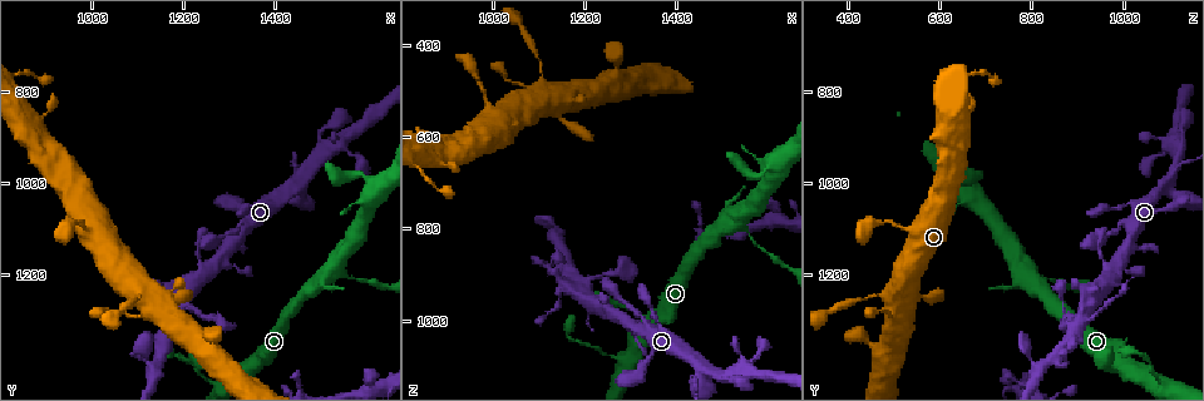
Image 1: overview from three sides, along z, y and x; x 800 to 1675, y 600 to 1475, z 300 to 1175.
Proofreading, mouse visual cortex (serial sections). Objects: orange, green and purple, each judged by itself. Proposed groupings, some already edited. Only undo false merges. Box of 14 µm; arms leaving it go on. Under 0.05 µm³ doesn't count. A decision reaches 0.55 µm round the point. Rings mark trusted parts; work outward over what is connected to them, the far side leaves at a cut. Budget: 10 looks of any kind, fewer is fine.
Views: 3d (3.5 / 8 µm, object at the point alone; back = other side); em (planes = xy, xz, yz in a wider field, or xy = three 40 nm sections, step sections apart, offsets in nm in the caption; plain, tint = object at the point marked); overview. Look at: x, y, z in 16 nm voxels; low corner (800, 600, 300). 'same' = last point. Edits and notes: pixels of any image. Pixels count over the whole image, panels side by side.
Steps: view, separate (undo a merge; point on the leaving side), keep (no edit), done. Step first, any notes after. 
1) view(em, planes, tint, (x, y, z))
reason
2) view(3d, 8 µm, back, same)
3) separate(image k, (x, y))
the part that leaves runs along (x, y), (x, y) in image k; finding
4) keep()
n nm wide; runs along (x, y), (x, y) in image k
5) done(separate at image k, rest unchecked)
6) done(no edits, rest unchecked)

view(3d, 3.5 µm, (1320, 1050, 1100))
calibre changes

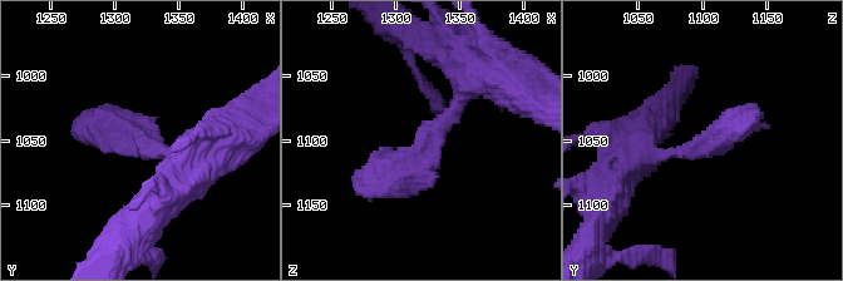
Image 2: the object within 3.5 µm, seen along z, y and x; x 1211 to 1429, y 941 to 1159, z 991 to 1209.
view(em, xy, step 5, tint, (1322, 1056, 1102))

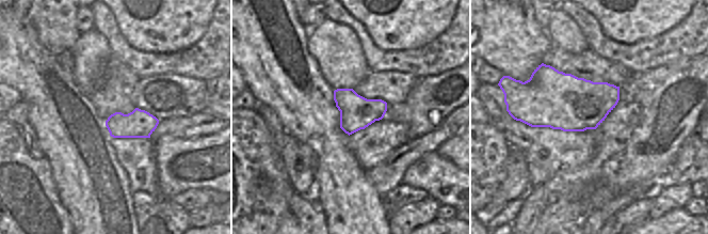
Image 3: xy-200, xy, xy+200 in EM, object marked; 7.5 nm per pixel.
view(em, xy, step 3, tint, same)

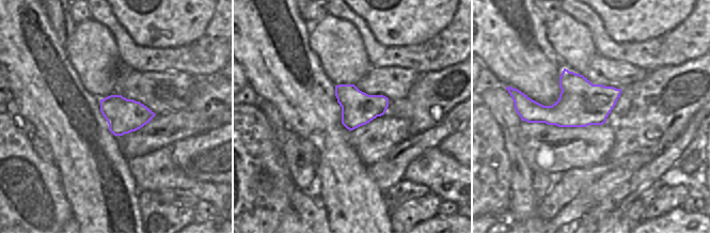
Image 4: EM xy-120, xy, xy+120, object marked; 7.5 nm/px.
keep()
runs along (479, 68), (418, 158), (364, 181) in image 2; continuous, no second cell

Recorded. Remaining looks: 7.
view(3d, 3.5 µm, (1435, 960, 1120))
sudden change in width

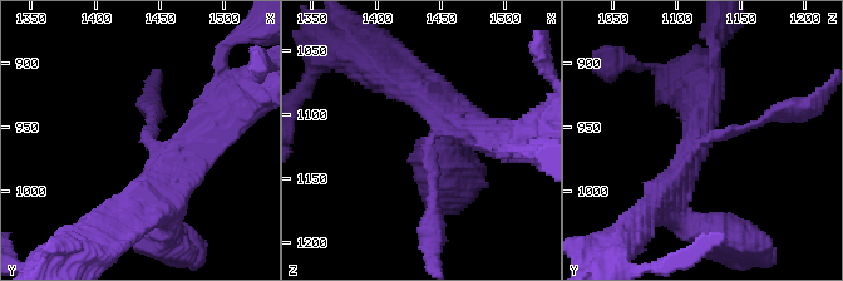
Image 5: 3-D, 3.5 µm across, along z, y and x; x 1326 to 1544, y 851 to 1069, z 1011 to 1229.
view(em, xy, step 1, tint, (1442, 960, 1124))
arms of 150, 400 nm; need the tissue

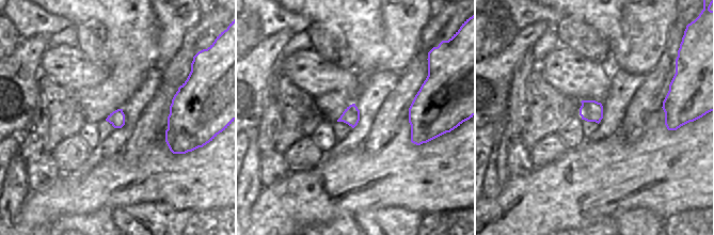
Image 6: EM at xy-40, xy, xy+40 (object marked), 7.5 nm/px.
keep()
runs along (665, 200), (704, 142), (758, 123), (772, 107) in image 5; all the same cell

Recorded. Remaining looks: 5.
view(3d, 3.5 µm, (1330, 1410, 995))
branch point

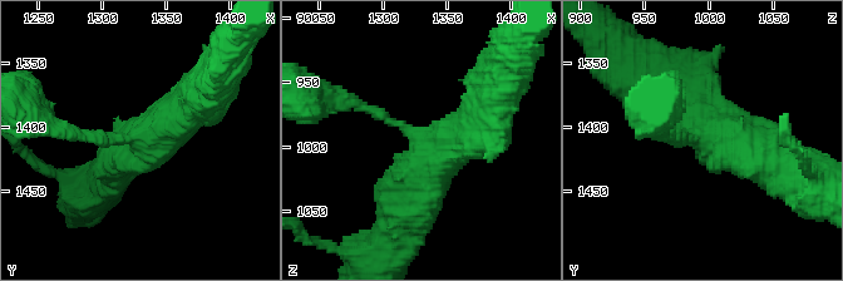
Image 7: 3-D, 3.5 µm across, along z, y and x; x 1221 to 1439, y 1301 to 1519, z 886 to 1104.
view(em, planes, tint, (1328, 1408, 992))
3 arms; arms of 150, 500, 600 nm; now the EM

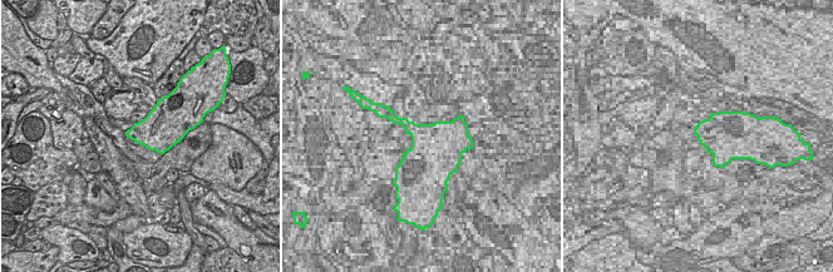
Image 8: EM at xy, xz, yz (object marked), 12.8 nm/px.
keep()
continuous, no second cell

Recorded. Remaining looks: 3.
view(em, xy, step 3, tint, (1540, 1195, 795))
small branch off a trunk

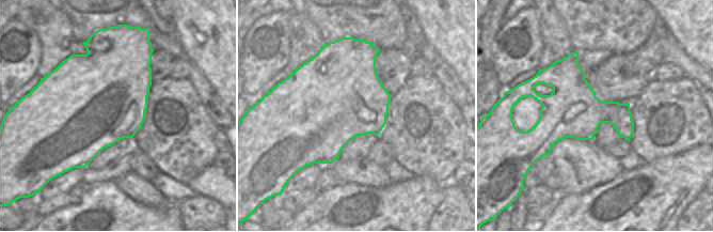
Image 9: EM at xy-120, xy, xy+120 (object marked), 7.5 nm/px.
view(3d, 3.5 µm, same)

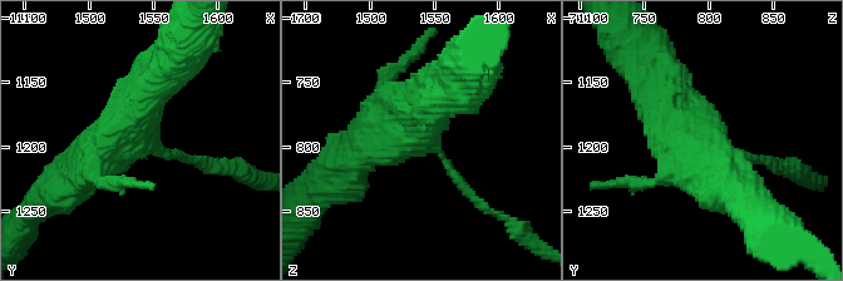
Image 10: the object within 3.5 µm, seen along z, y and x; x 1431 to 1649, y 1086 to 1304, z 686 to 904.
keep()
continuous, no second cell

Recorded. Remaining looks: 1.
done(no edits, rest unchecked)

